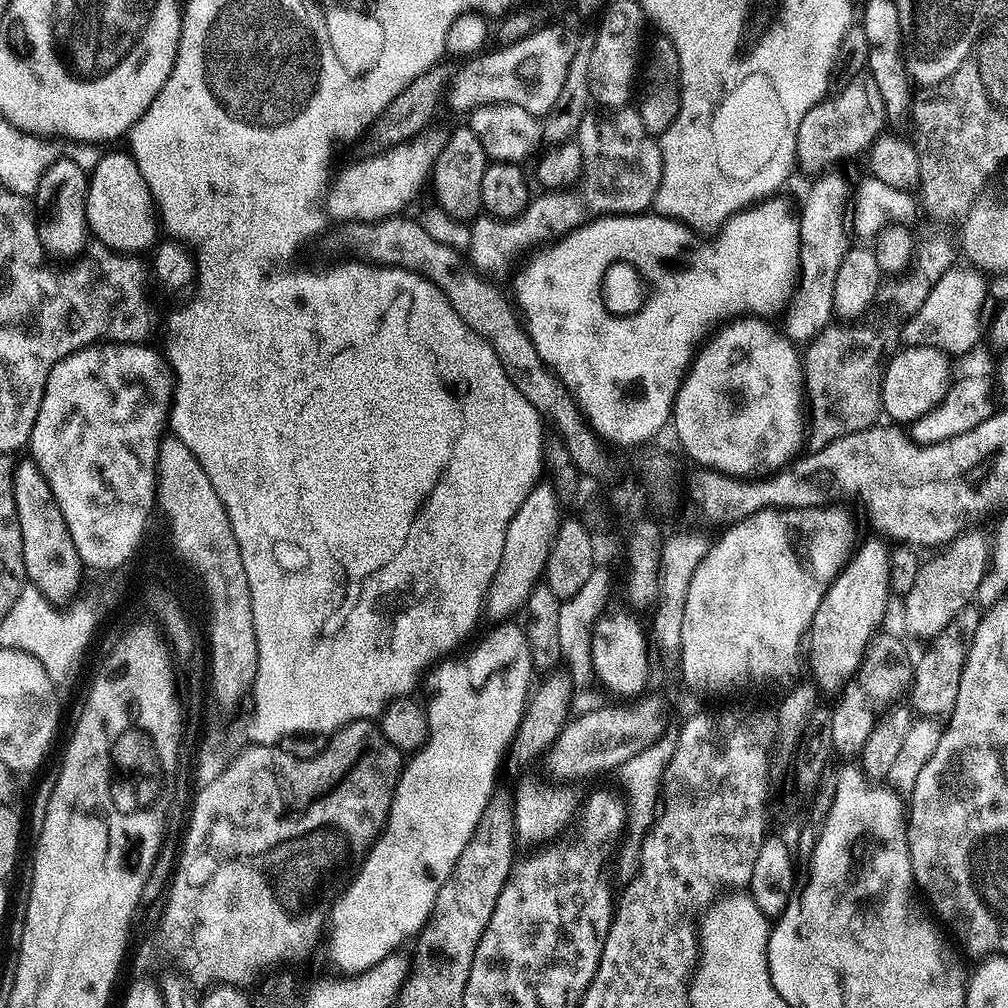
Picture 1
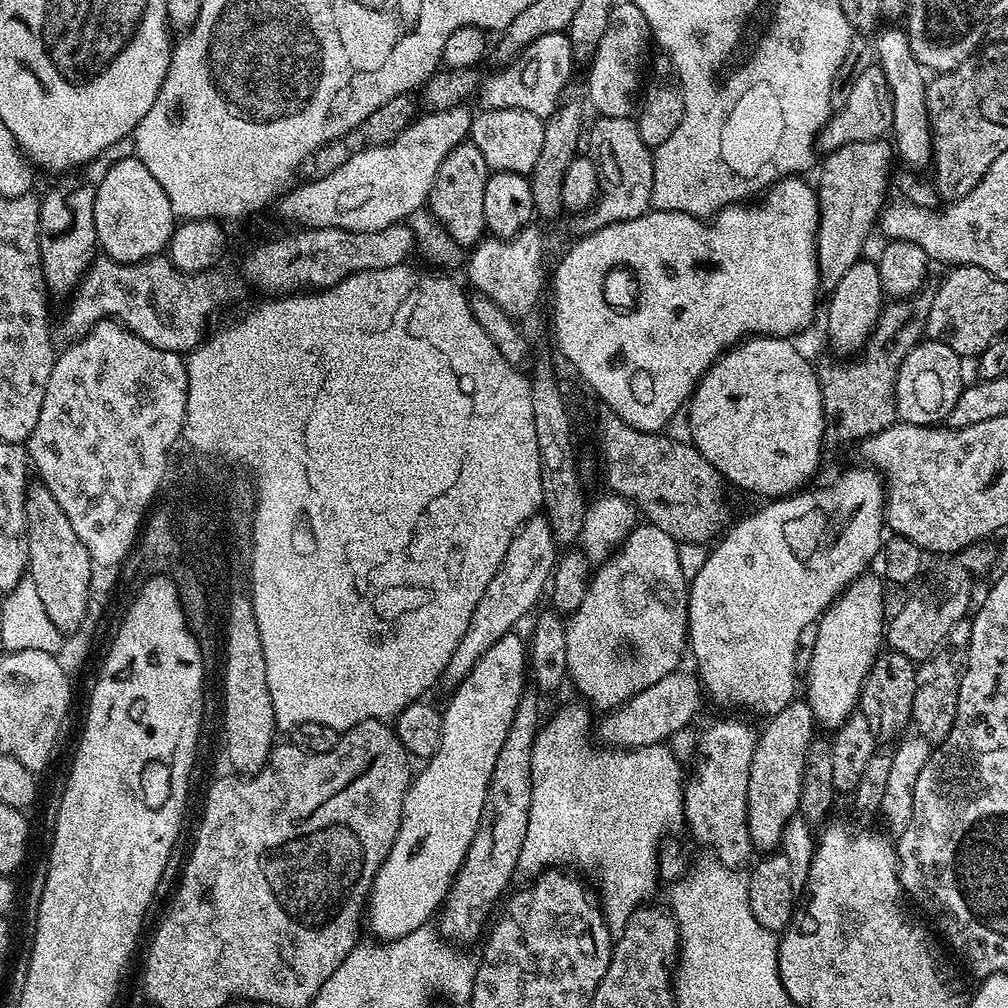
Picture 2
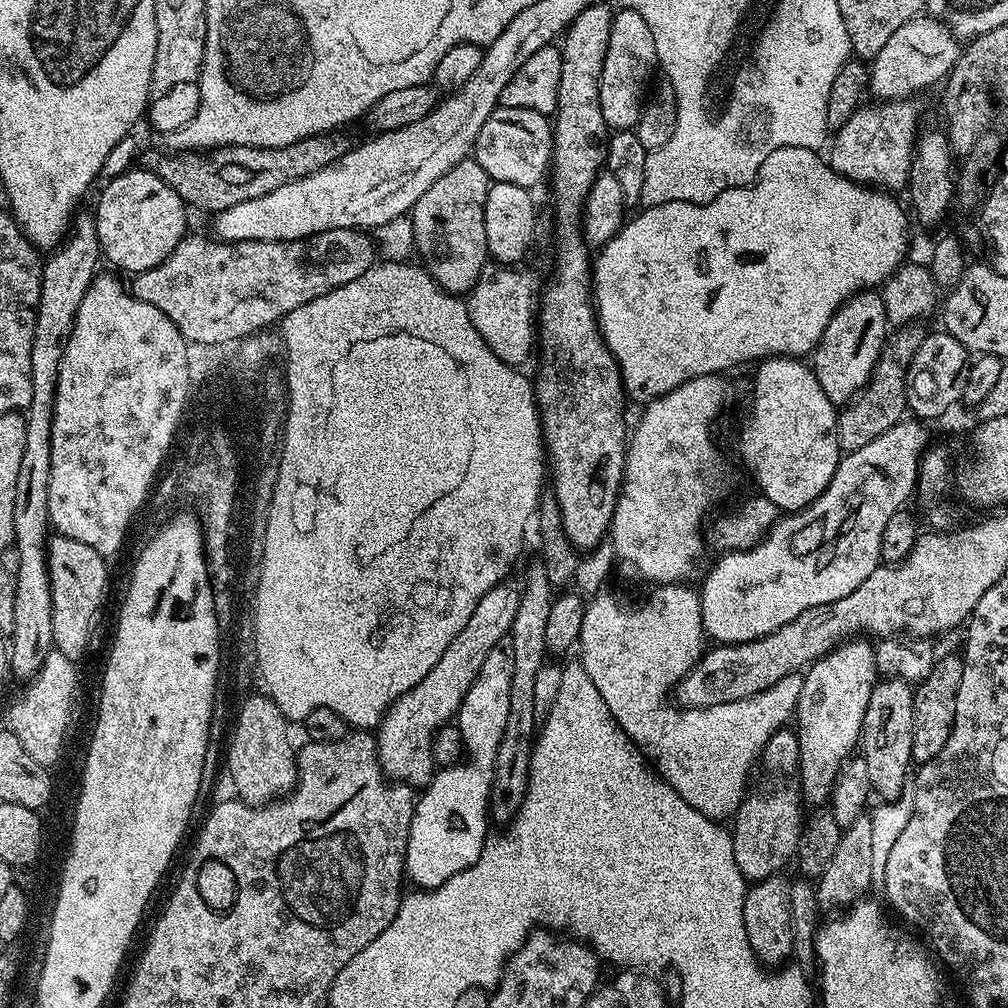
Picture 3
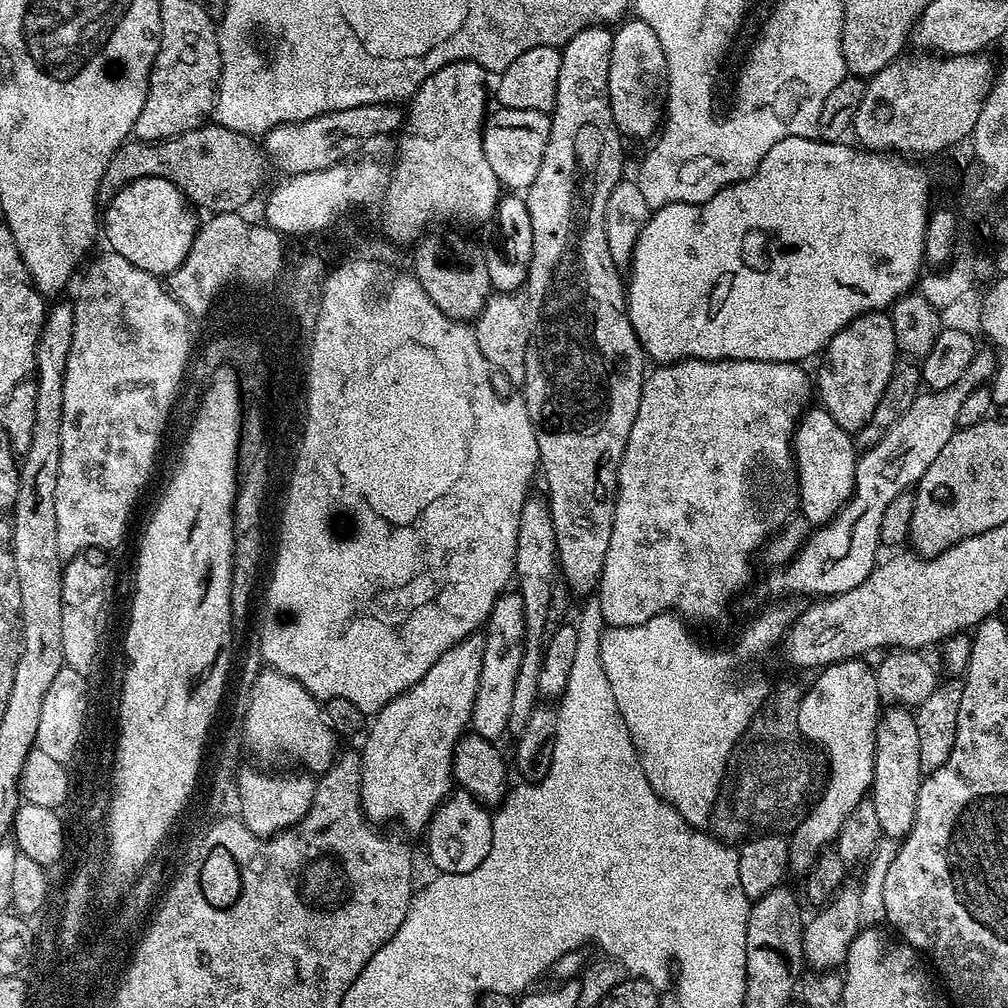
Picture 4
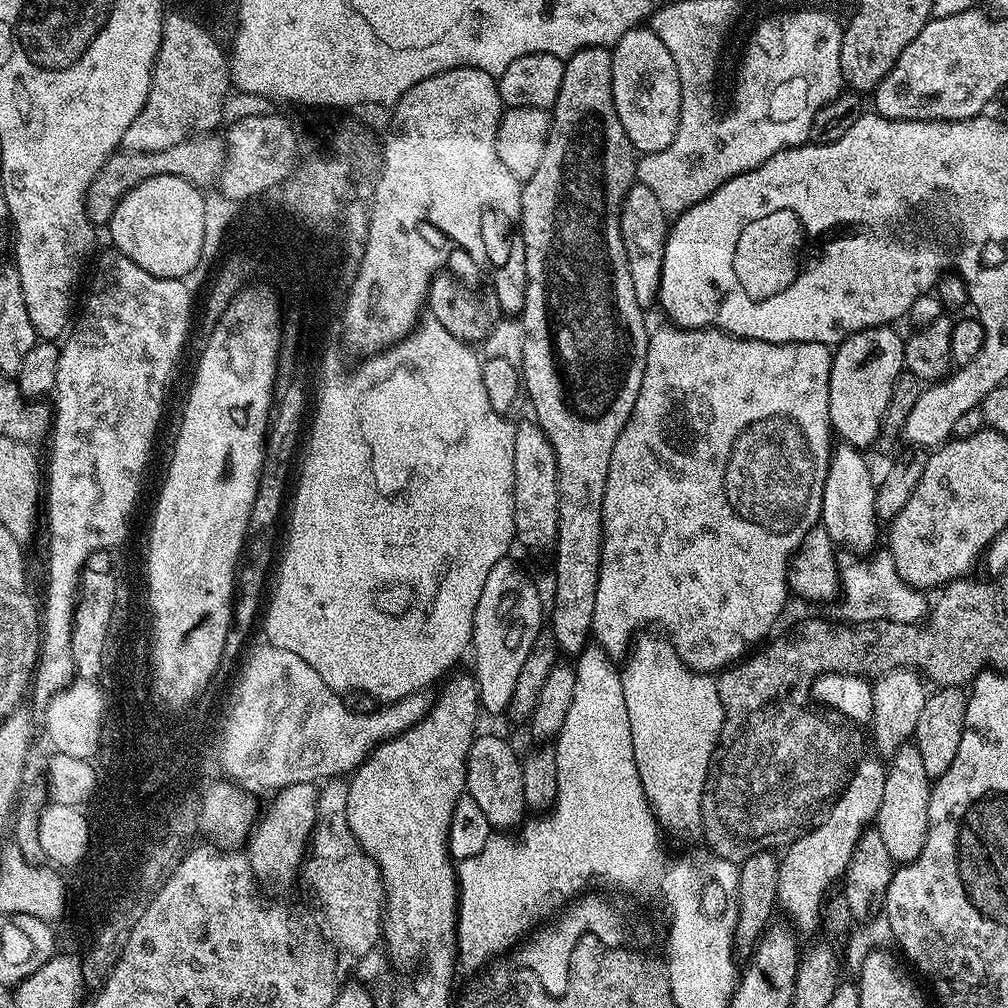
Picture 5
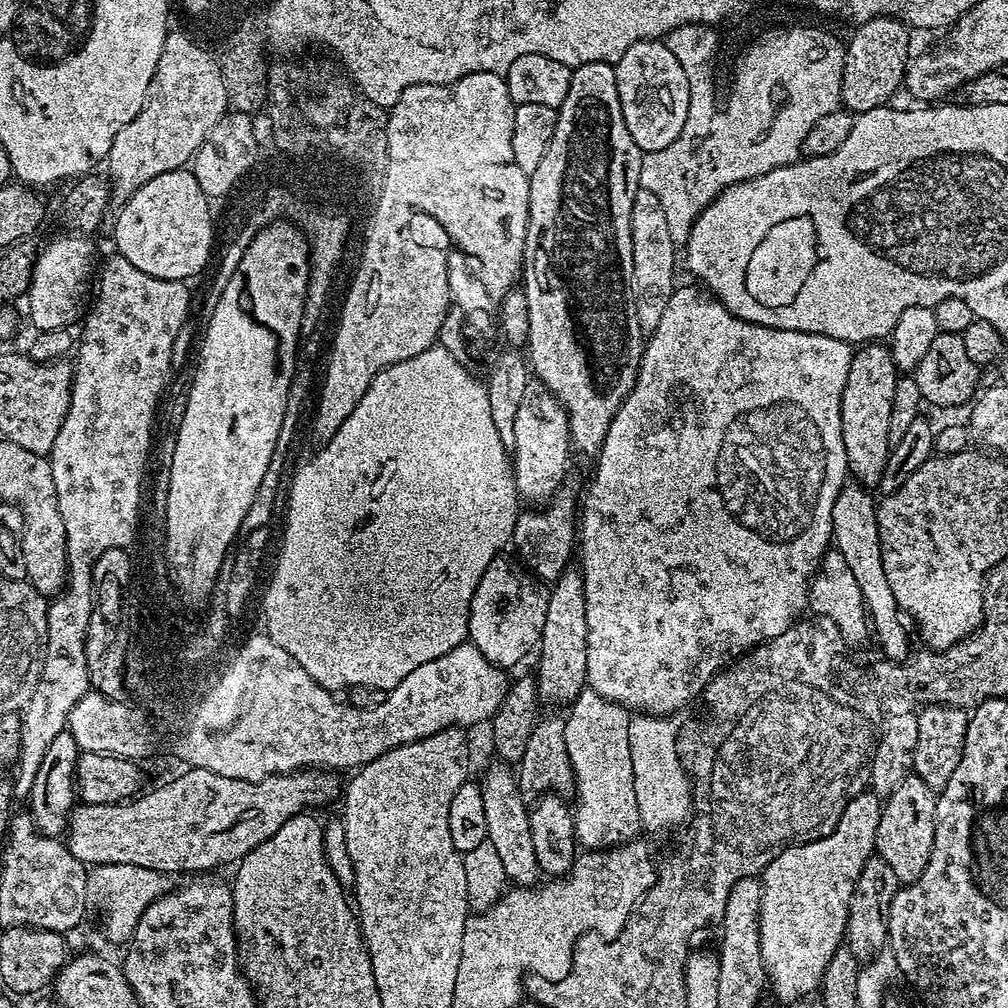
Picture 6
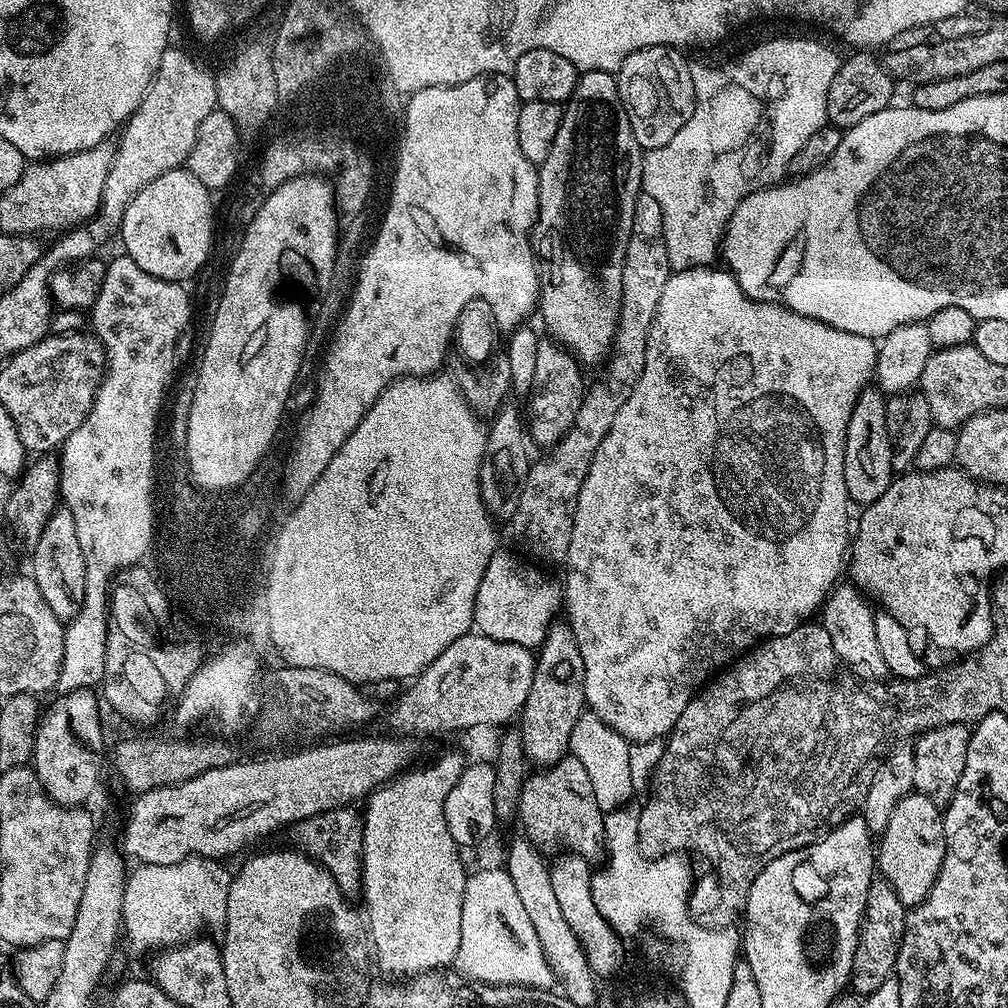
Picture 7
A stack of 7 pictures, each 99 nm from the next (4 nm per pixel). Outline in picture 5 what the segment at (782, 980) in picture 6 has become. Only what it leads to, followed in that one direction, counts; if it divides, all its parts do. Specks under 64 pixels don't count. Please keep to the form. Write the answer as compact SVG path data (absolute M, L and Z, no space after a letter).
M872 756L855 765L854 775L828 809L824 823L789 844L780 856L776 903L779 911L789 916L791 927L801 933L812 932L815 928L817 931L821 927L824 901L833 891L832 883L843 881L858 838L875 821L878 806L882 806L886 764L883 759Z

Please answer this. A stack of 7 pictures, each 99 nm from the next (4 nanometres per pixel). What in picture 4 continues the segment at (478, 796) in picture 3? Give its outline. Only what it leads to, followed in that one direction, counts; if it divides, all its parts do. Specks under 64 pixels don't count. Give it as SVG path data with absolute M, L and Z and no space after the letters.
M456 790L436 809L426 829L426 835L428 835L428 856L432 859L432 864L436 867L437 873L469 872L474 870L474 866L479 866L482 863L482 858L486 858L486 854L490 854L492 817L489 809L475 796L463 790Z

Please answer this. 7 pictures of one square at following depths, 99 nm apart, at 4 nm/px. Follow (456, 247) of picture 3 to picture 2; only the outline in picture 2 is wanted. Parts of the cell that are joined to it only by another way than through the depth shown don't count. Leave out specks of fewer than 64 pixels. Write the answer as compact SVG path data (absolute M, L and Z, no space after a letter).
M470 142L454 146L454 150L442 158L442 166L438 166L438 174L434 178L426 207L458 244L475 246L485 239L482 194L486 190L489 175L490 169L486 158L482 158L482 150Z

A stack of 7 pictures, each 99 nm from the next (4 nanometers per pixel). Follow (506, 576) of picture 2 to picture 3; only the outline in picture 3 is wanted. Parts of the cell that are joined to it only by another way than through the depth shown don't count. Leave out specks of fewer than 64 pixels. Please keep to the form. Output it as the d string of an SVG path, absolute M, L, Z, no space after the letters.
M508 583L494 585L476 603L474 614L470 614L470 622L466 622L462 634L458 634L458 638L446 646L438 666L434 666L434 670L430 670L430 674L426 674L418 686L399 696L384 713L374 735L380 765L389 780L413 786L427 786L432 781L438 768L432 759L432 737L443 724L449 723L459 713L474 678L482 670L482 662L486 662L486 654L501 647L503 640L500 639L503 636L505 639L512 631L521 589Z

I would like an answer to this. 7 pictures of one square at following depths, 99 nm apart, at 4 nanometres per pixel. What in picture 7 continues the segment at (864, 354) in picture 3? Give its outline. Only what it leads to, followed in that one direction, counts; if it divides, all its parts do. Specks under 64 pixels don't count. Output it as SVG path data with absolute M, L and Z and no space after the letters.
M876 386L865 387L846 426L844 443L844 467L842 474L846 478L846 490L853 505L867 506L878 502L882 494L892 485L894 471L891 466L893 437L886 430L886 396Z

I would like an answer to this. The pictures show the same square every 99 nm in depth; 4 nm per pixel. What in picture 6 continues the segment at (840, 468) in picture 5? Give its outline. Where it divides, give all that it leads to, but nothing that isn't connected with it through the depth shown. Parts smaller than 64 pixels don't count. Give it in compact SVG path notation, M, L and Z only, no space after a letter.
M855 482L845 483L834 502L832 515L832 539L834 548L846 558L862 590L864 606L868 609L871 631L876 636L876 644L880 647L879 655L885 660L905 661L910 656L908 650L908 628L904 625L905 617L894 598L892 583L886 579L886 570L882 566L882 546L878 538L878 518L876 517L877 501L867 487Z

